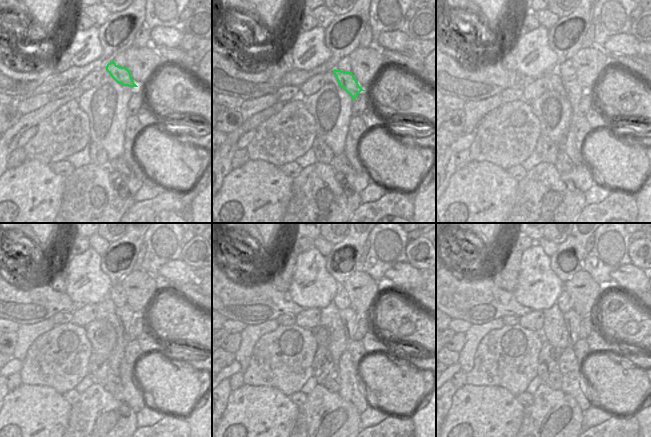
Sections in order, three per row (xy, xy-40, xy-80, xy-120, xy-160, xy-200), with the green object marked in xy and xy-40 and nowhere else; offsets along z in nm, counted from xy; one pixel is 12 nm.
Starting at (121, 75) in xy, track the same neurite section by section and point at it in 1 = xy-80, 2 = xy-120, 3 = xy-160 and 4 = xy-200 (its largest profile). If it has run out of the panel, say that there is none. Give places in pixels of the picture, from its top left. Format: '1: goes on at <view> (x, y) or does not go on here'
1: goes on at xy-80 (573, 89)
2: goes on at xy-120 (125, 315)
3: goes on at xy-160 (349, 317)
4: goes on at xy-200 (572, 320)

